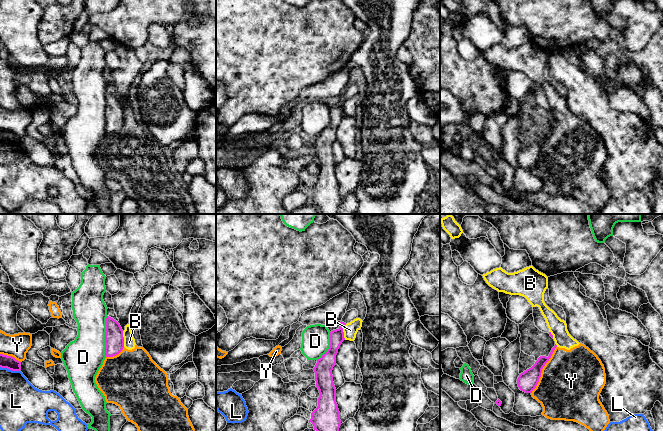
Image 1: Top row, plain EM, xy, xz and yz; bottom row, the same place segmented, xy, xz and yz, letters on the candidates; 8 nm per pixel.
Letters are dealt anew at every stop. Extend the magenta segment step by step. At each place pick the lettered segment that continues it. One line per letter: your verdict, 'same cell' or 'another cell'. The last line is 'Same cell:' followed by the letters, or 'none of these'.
B: another cell
D: another cell
L: another cell
Y: another cell
Same cell: none of these

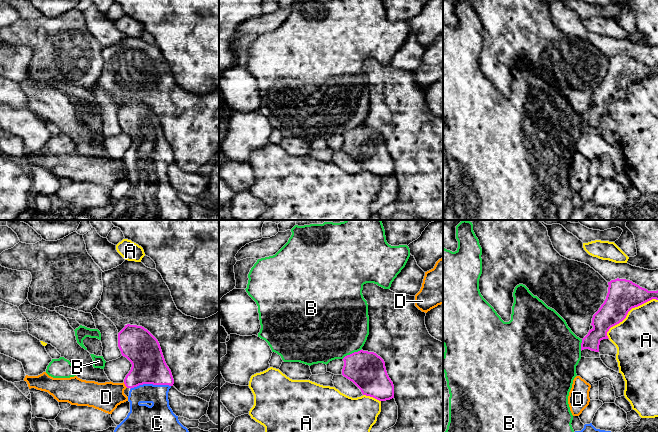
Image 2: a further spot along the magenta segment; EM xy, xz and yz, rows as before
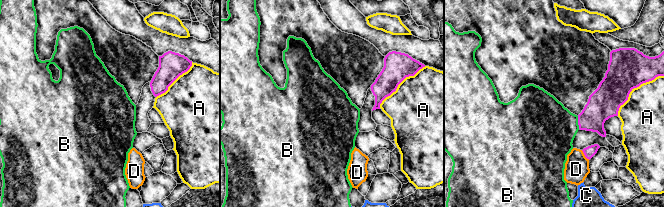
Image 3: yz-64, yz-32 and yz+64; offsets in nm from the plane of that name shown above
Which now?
A: another cell
B: another cell
C: same cell
D: another cell
Same cell: C

